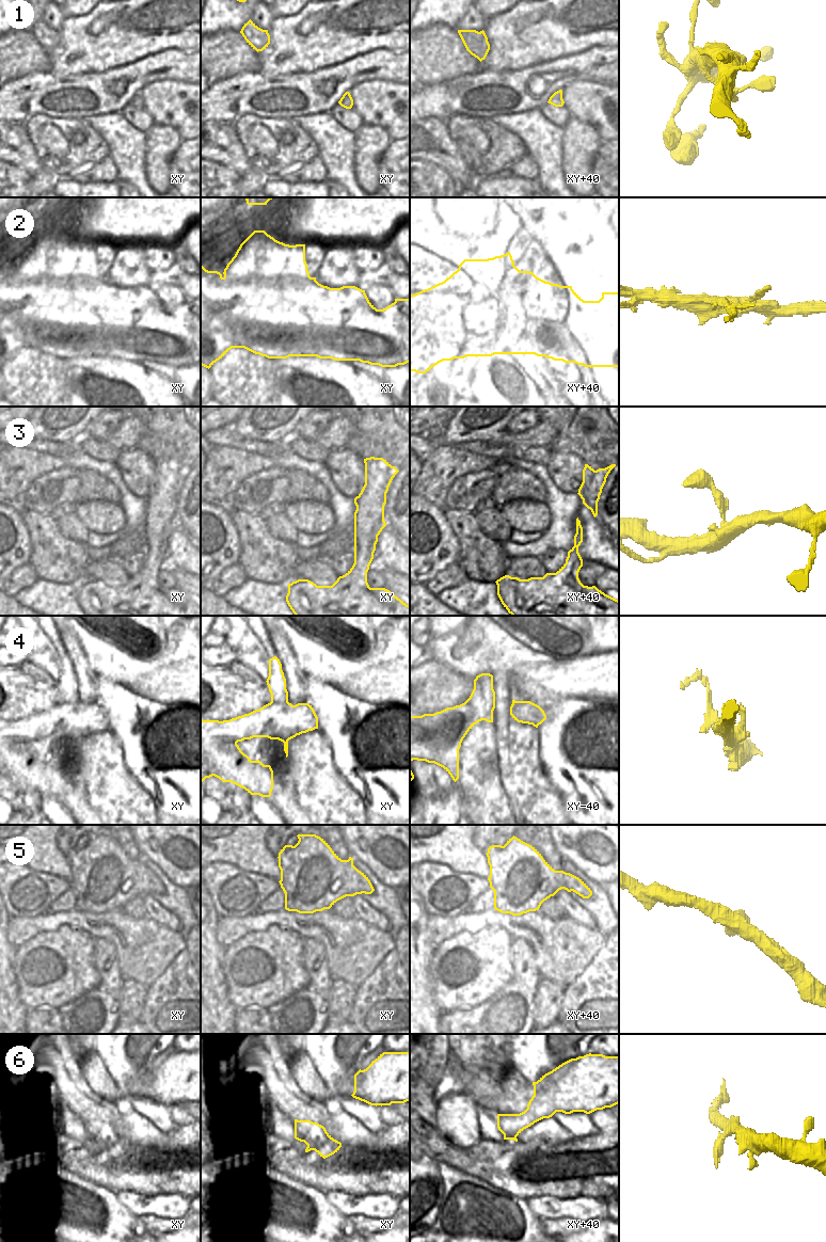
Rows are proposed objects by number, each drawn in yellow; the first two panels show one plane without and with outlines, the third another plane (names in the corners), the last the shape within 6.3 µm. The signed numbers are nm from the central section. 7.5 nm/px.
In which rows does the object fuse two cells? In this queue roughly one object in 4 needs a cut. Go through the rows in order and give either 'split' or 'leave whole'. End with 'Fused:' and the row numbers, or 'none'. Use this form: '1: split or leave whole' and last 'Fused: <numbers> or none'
1: leave whole
2: split
3: leave whole
4: split
5: leave whole
6: leave whole
Fused: 2, 4

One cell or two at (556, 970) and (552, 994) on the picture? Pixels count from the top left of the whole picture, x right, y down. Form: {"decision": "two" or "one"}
{"decision": "two"}

